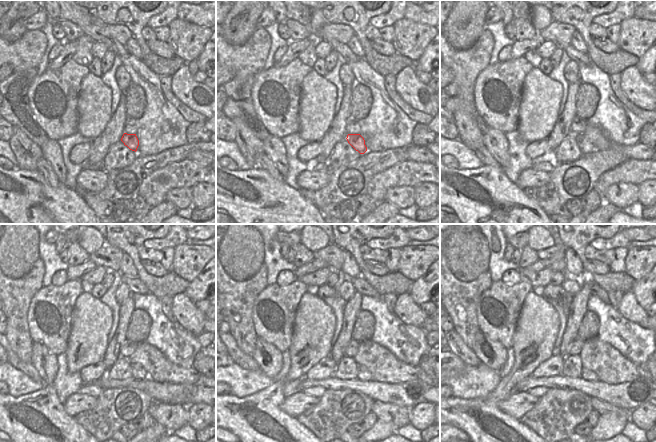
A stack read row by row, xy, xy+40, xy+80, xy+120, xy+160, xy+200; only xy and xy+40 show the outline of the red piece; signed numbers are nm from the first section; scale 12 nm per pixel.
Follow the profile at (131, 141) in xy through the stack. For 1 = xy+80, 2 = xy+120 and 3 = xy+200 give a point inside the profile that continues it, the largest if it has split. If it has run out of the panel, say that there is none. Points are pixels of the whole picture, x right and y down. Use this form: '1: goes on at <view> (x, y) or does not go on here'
1: goes on at xy+80 (585, 146)
2: goes on at xy+120 (138, 372)
3: goes on at xy+200 (587, 374)

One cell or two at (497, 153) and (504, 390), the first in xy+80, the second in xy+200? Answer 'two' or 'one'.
two

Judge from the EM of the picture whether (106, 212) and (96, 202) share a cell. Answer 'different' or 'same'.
same

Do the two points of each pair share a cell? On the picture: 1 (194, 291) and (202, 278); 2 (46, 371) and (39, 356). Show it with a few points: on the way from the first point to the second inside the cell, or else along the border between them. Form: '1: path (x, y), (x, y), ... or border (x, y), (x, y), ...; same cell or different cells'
1: path (197, 288), (202, 281); same cell
2: path (42, 367), (41, 360); same cell

